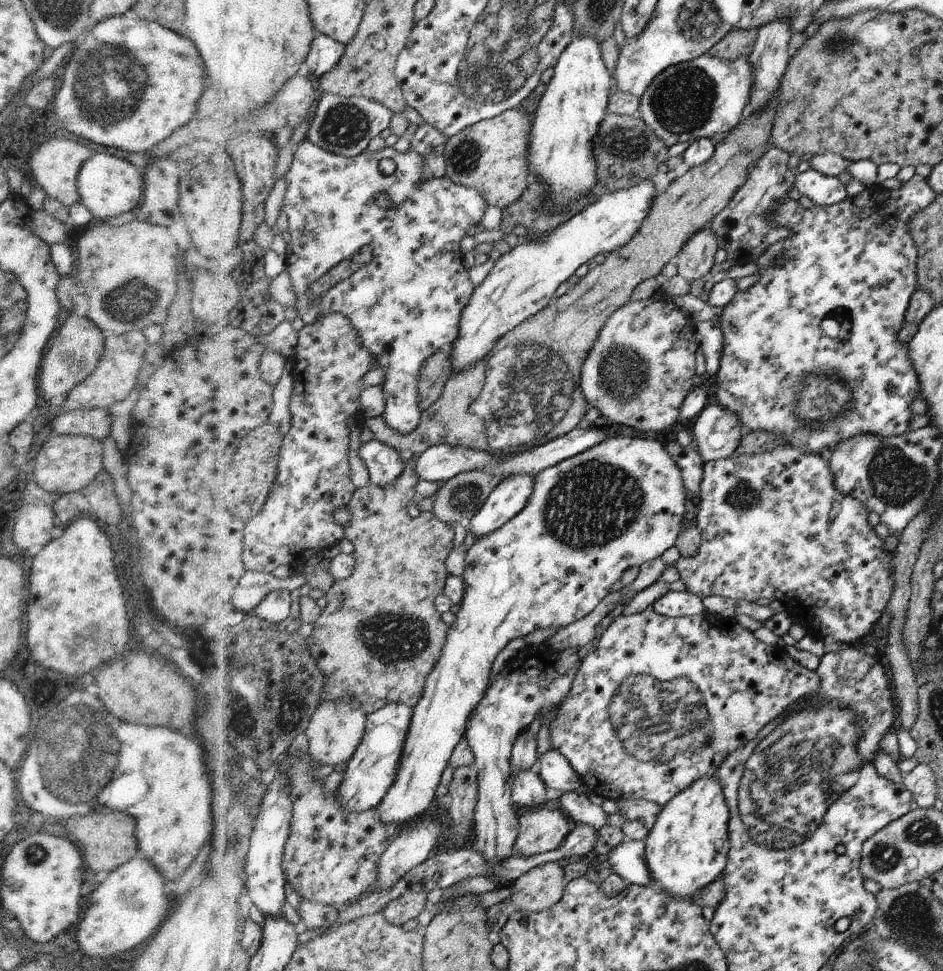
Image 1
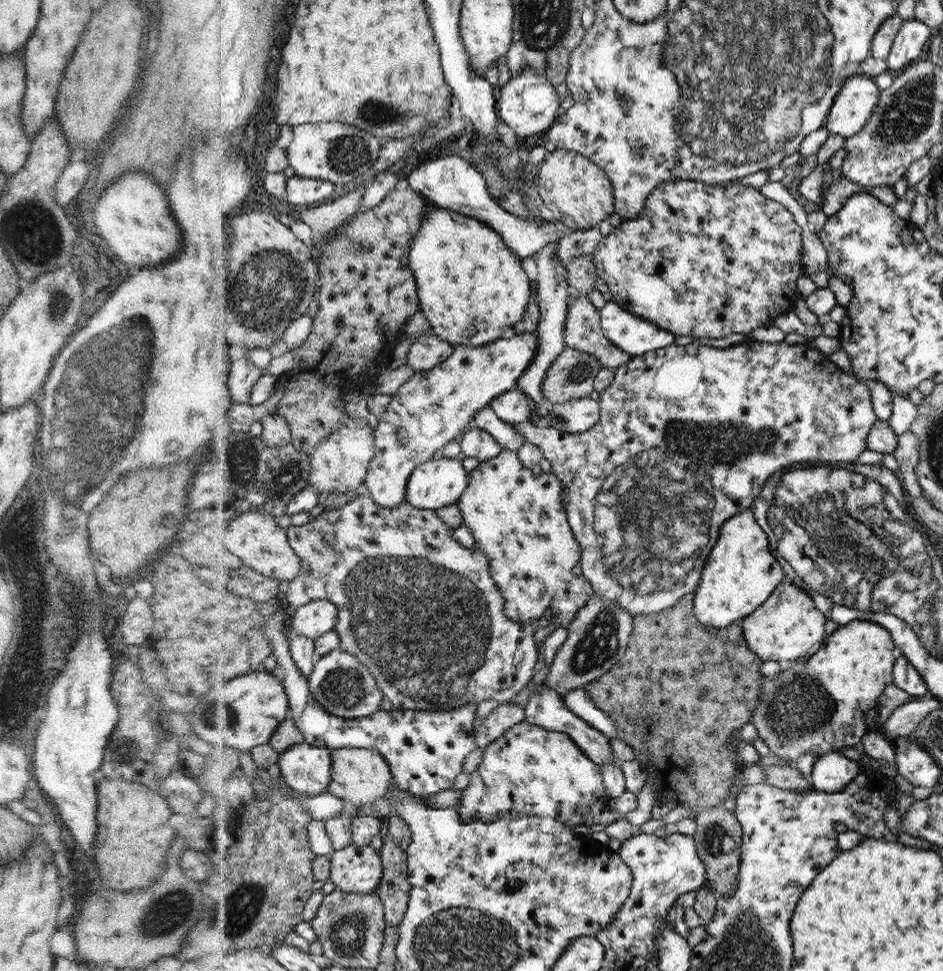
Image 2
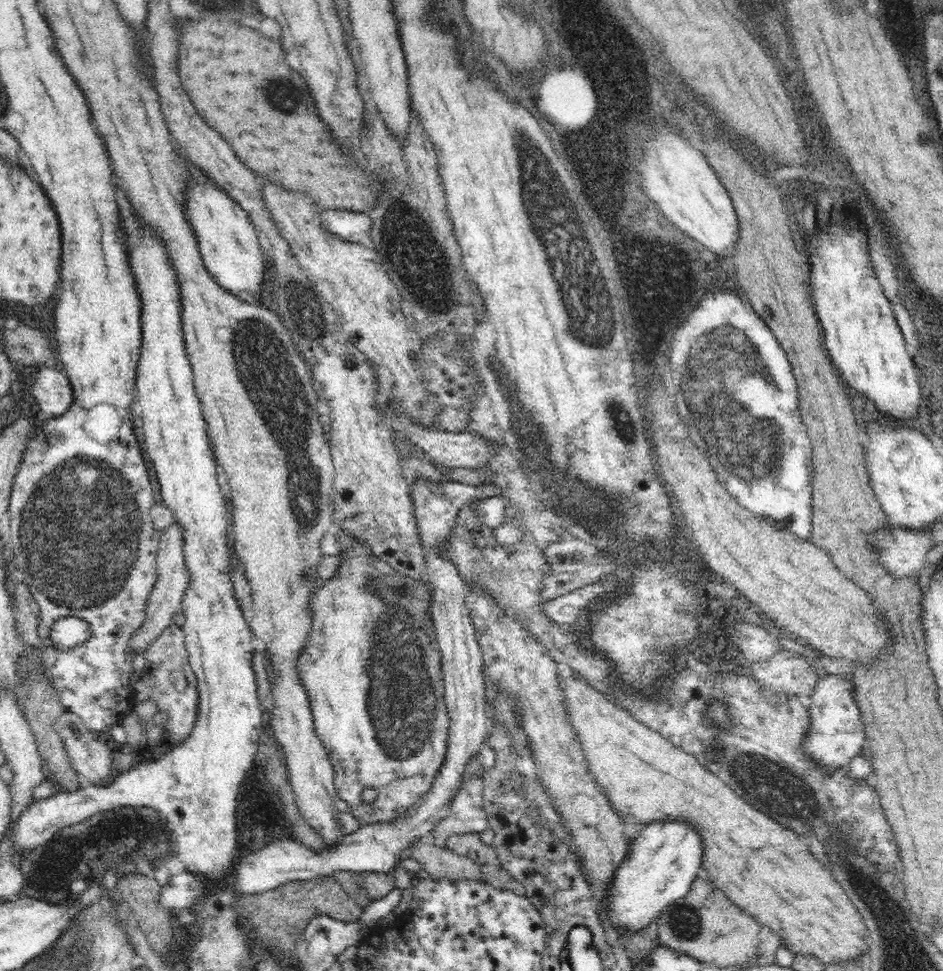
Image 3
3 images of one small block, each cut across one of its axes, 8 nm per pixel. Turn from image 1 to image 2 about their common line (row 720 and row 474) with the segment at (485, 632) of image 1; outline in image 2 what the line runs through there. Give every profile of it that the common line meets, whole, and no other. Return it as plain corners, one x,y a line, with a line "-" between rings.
446,456
432,459
421,464
412,476
407,500
418,508
433,511
459,504
469,480
462,461

